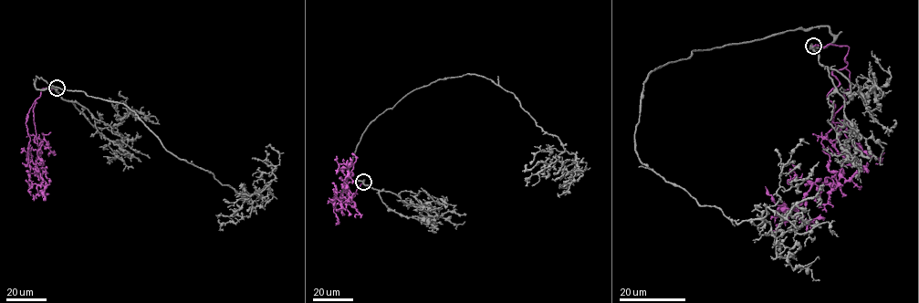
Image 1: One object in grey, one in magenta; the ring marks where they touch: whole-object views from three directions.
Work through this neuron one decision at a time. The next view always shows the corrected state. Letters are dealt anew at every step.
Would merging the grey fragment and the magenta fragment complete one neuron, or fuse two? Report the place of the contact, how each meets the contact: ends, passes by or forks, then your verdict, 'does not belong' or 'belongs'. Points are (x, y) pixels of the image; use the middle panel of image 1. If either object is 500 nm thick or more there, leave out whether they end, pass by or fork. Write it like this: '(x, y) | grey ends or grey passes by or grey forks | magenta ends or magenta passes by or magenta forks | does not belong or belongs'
(363, 182) | grey passes by | magenta ends | does not belong

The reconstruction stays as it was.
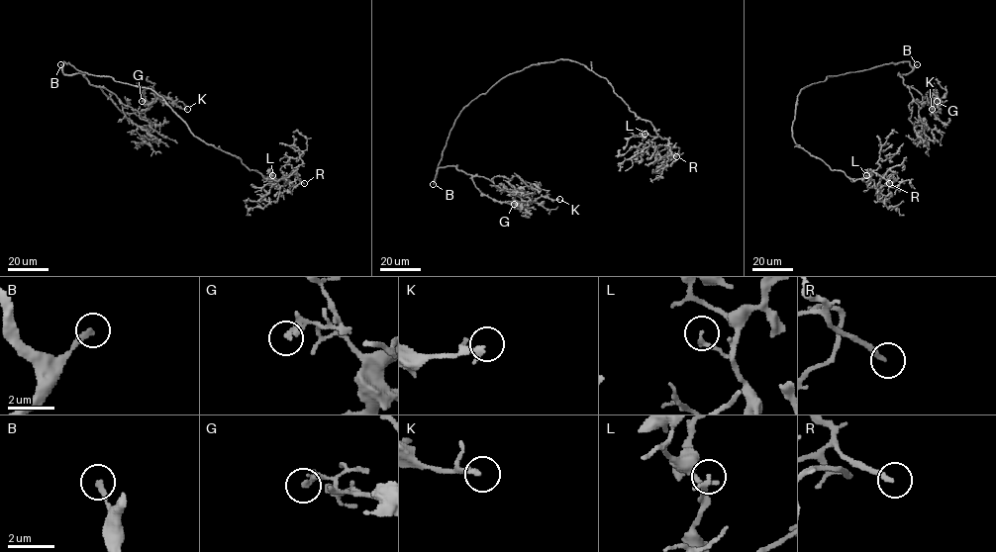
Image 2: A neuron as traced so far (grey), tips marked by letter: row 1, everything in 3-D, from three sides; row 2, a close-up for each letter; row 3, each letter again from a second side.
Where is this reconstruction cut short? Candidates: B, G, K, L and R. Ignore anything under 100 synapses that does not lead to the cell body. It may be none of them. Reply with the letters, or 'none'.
B, R

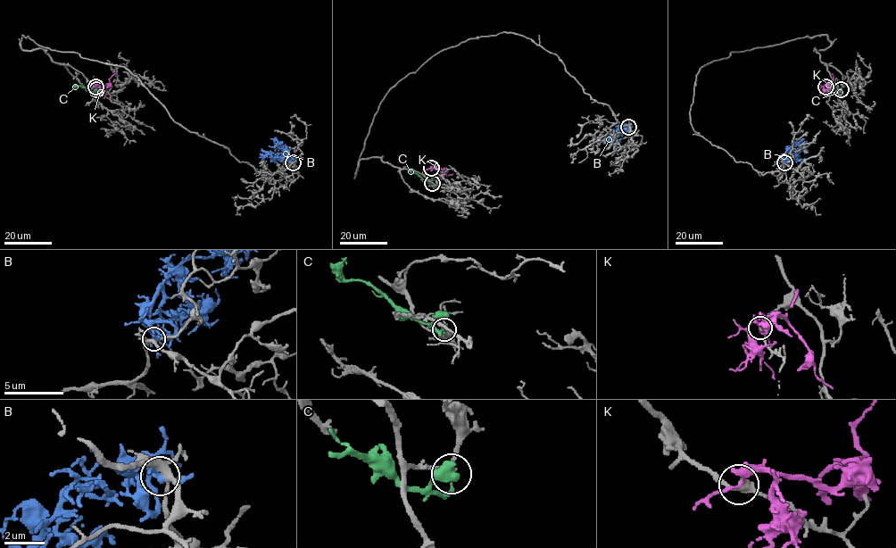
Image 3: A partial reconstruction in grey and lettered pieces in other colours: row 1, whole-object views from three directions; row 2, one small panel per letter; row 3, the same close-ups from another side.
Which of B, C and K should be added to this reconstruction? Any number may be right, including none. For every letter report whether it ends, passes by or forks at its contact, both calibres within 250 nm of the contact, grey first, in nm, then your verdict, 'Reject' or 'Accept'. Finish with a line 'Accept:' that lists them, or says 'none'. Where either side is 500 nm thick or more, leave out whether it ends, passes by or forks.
B: It passes by. Thickness 320 nm (grey) against 240 nm. Reject
C: It ends there. Thickness 160 nm (grey) against 120 nm. Reject
K: It forks there. Thickness 320 nm (grey) against 190 nm. Reject
Accept: none

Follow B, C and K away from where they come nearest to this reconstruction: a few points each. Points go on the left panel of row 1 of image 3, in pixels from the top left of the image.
B: (293, 162), (288, 153), (282, 158), (264, 151)
C: (96, 90), (92, 92), (77, 86)
K: (95, 87), (108, 84), (105, 85), (103, 98)

